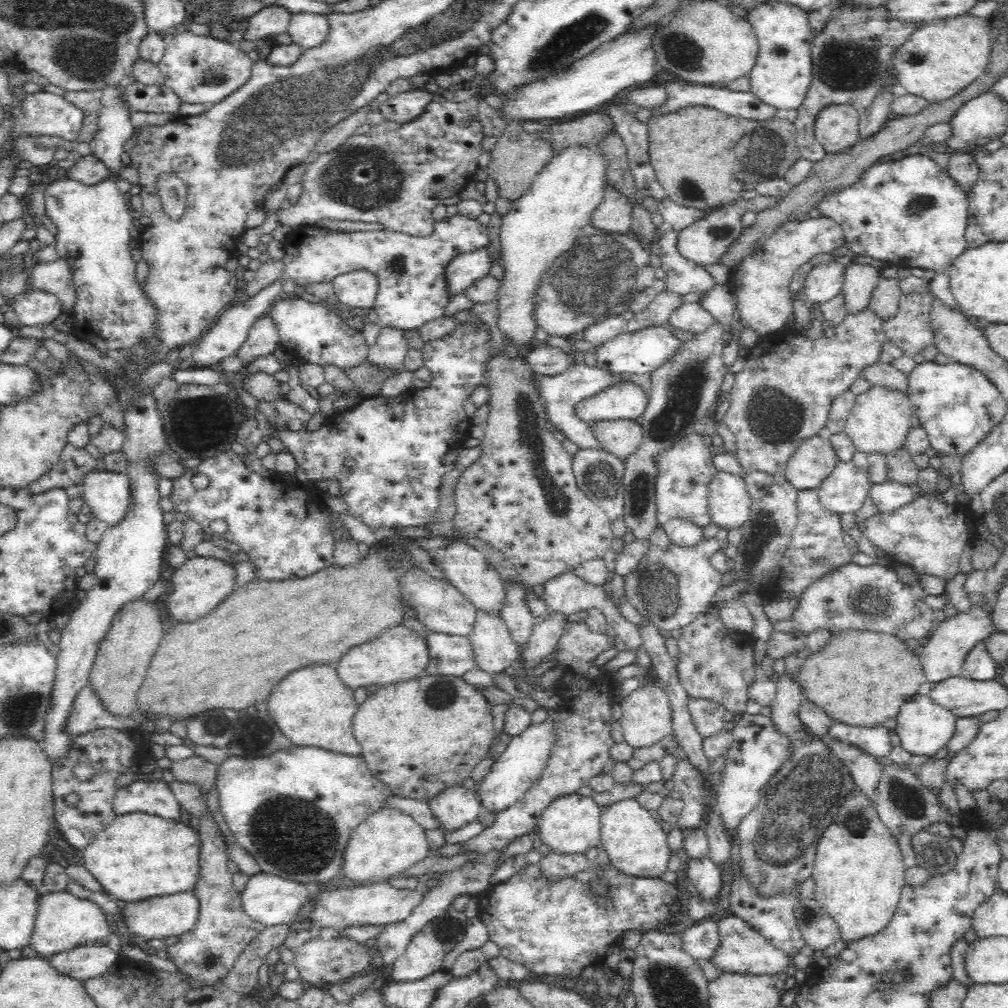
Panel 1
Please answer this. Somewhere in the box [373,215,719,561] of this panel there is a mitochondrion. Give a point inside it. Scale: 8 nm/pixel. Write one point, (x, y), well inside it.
(596, 278)

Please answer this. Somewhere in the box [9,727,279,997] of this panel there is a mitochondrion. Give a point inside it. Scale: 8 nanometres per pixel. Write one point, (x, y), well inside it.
(210, 962)

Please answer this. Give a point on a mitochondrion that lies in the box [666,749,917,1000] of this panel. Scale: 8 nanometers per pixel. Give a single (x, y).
(852, 818)

